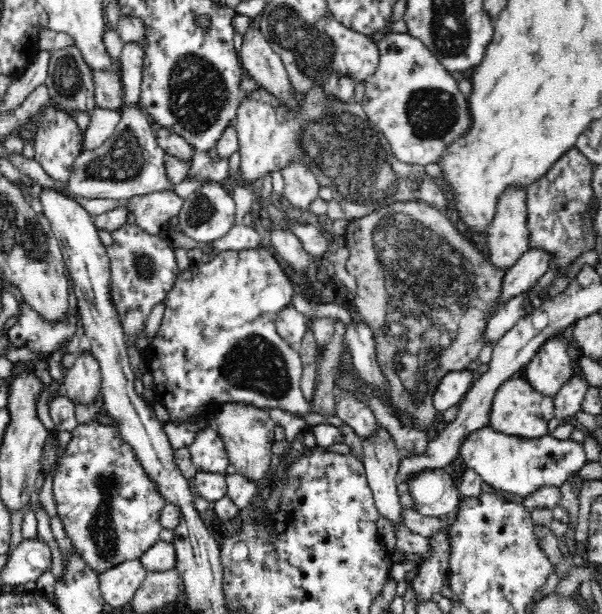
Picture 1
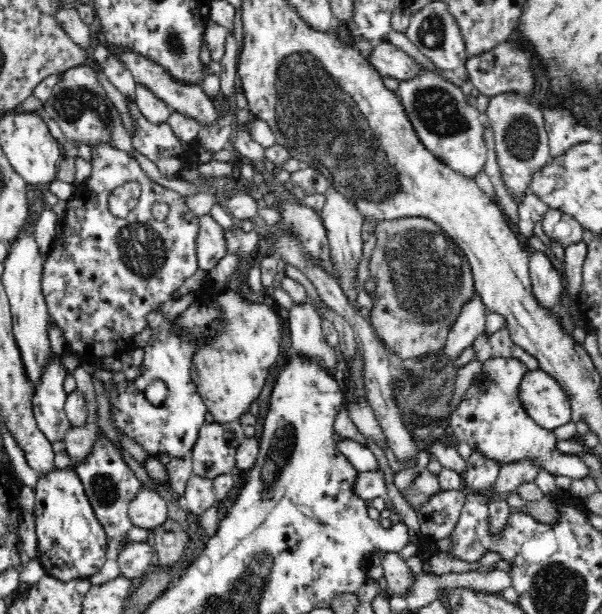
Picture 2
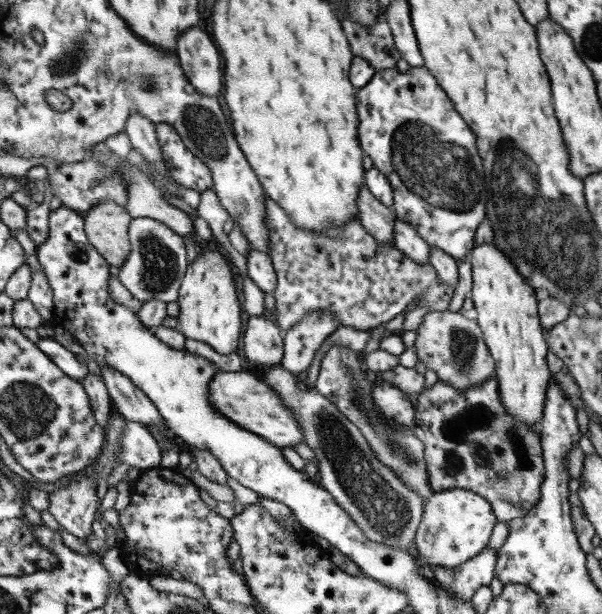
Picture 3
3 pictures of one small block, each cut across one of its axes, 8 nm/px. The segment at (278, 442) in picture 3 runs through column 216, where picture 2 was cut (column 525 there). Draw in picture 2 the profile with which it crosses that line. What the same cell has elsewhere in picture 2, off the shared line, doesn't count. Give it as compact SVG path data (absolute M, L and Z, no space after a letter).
M542 369L529 371L520 384L520 401L542 428L551 431L572 421L572 407L560 383Z

